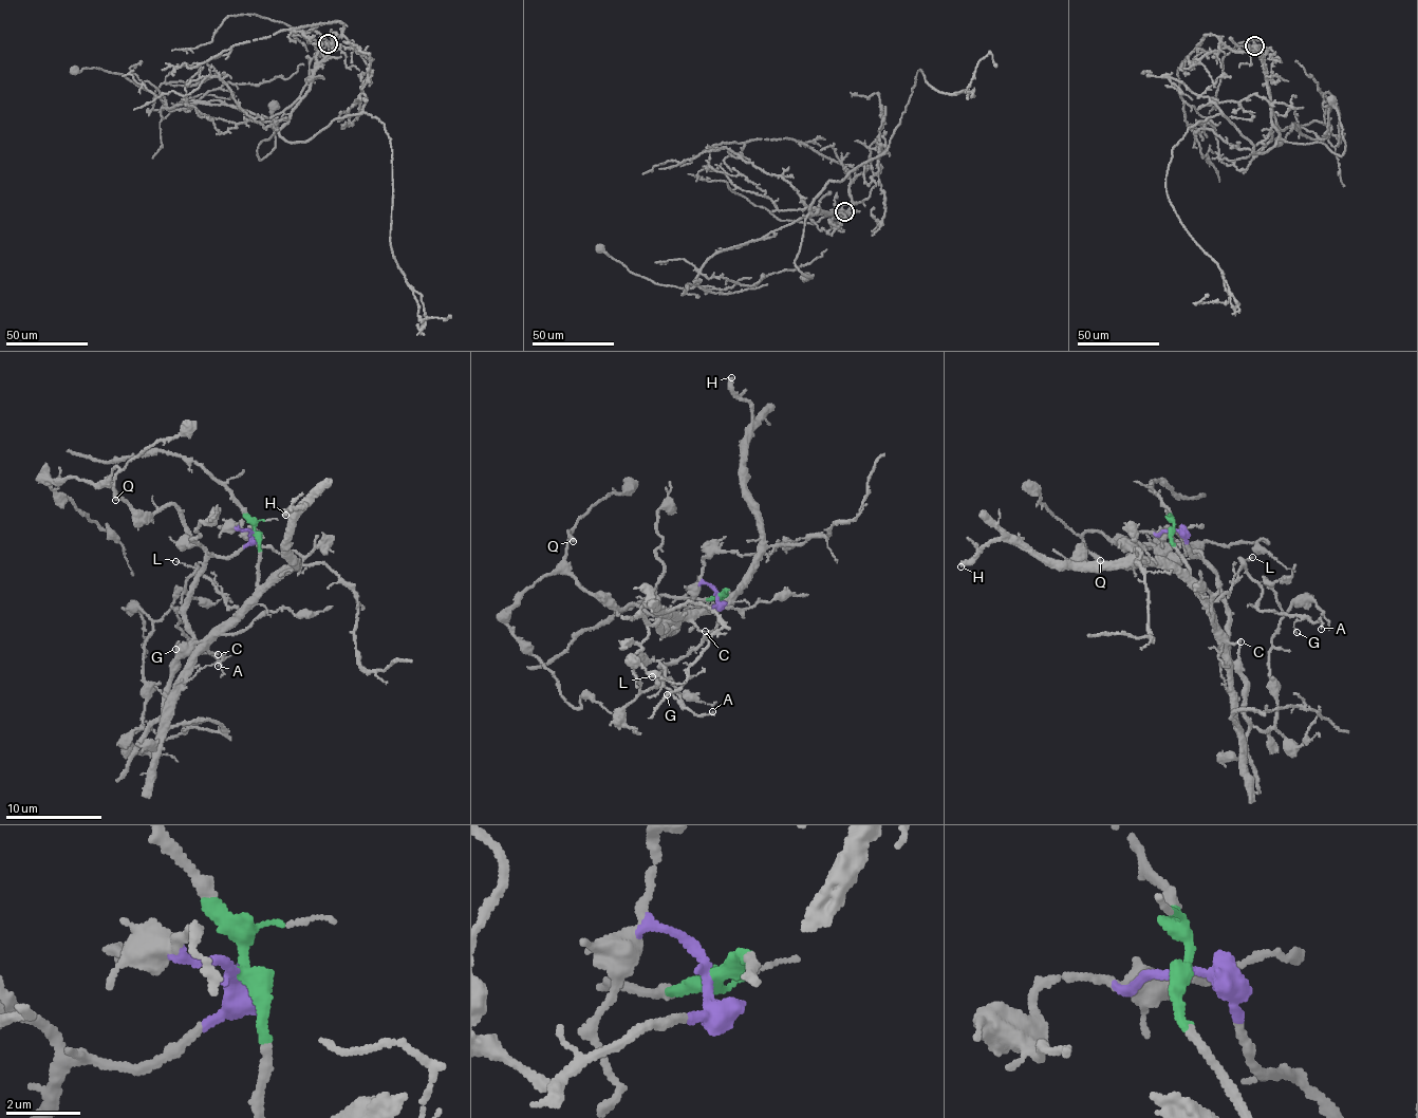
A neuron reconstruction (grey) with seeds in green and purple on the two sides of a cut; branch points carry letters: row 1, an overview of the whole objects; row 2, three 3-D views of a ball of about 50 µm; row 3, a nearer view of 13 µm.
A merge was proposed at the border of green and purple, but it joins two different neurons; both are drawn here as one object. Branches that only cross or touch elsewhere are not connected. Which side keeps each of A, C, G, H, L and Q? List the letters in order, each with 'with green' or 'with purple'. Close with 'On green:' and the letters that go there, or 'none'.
A: with green
C: with green
G: with green
H: with green
L: with green
Q: with purple
On green: A, C, G, H, L

